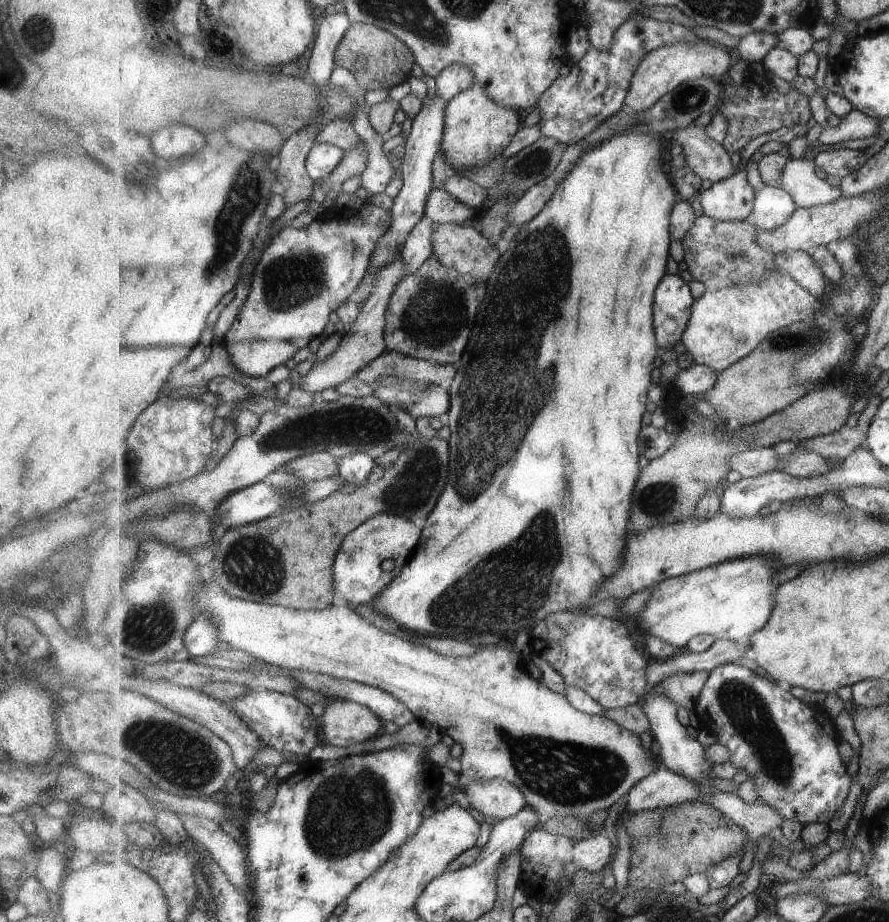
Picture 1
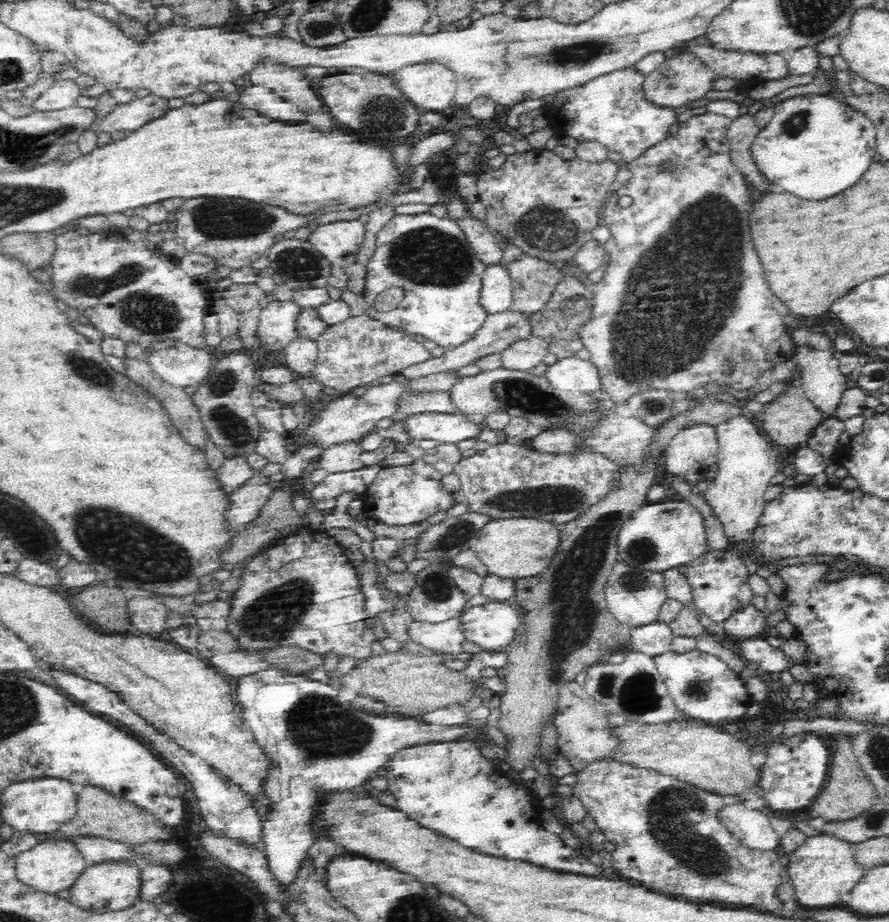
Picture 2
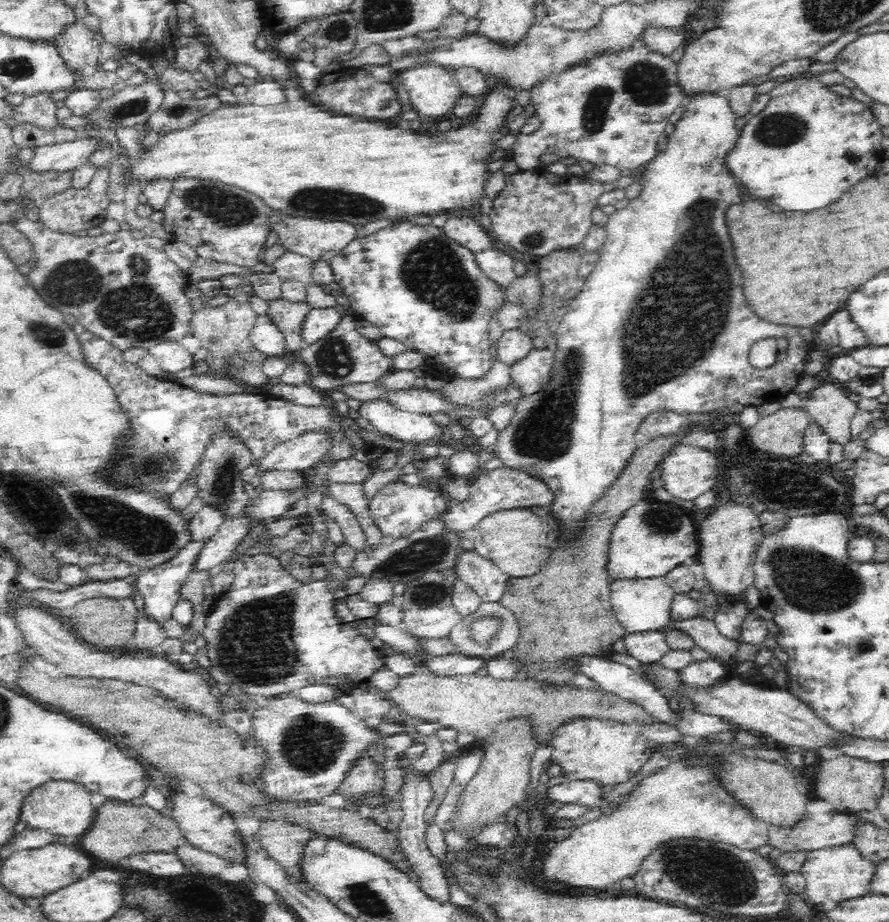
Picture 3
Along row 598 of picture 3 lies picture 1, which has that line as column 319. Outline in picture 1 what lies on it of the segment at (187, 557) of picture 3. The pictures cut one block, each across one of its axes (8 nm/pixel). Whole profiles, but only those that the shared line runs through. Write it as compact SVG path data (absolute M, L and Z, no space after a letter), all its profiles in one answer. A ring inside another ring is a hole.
M331 143L316 144L306 160L306 169L314 181L321 181L339 166L346 150Z

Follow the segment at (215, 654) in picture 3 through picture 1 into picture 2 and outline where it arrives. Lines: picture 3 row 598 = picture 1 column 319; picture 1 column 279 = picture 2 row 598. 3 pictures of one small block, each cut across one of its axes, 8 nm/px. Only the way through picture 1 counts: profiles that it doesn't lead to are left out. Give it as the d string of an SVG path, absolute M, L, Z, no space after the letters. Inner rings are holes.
M300 528L281 541L275 542L263 553L252 557L243 570L239 587L229 599L231 611L224 630L234 633L245 650L266 650L286 644L297 644L308 652L314 652L324 658L330 653L334 653L338 658L368 658L372 655L371 646L376 637L372 629L365 628L366 598L359 589L358 573L343 555L343 550L344 547L325 532Z

